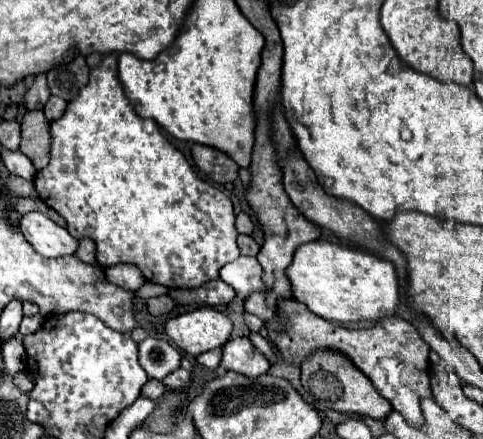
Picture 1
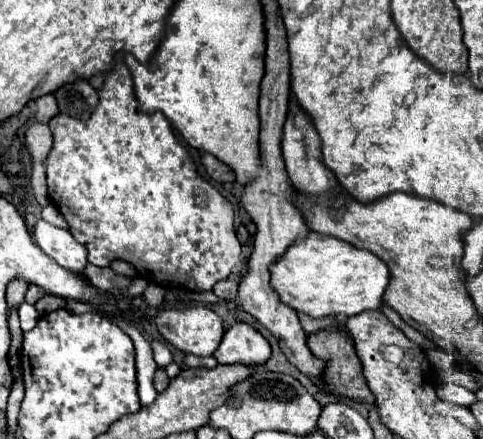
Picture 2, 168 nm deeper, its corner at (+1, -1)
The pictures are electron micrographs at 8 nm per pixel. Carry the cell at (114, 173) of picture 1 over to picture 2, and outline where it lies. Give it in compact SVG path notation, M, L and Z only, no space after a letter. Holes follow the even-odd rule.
M116 57L114 59L114 67L106 73L104 77L104 85L102 89L98 91L98 105L94 107L92 115L88 121L78 121L78 119L70 119L66 115L56 115L52 121L50 121L50 129L52 129L52 135L54 135L54 147L46 159L46 173L48 173L48 197L50 201L58 207L58 211L62 213L62 217L66 219L68 223L68 229L70 233L76 237L78 243L82 243L86 249L88 249L88 261L92 265L98 265L98 267L108 267L114 259L122 259L122 261L128 261L132 263L134 267L138 267L138 273L154 273L154 275L140 275L144 279L150 277L152 283L164 287L164 289L184 289L184 291L190 291L190 293L198 293L198 291L212 291L212 287L226 279L232 269L242 261L242 245L240 241L236 239L236 231L234 231L234 209L232 209L232 203L222 197L208 181L204 181L198 171L196 171L196 165L192 161L192 157L188 155L188 151L178 143L174 131L172 131L172 125L166 121L166 117L162 113L142 113L138 109L138 103L136 103L136 97L134 97L134 91L132 91L132 77L130 77L130 71L124 63L122 57Z

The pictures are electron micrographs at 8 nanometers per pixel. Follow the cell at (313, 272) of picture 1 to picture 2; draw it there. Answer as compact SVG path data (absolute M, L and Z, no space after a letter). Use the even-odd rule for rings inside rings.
M310 233L310 237L306 237L306 241L298 241L298 245L292 245L282 255L282 261L274 263L270 285L274 285L274 289L280 293L282 301L286 301L286 305L290 305L298 313L306 313L310 317L328 317L328 315L330 317L338 317L338 315L352 317L362 311L380 309L382 295L388 287L388 281L390 281L388 265L382 259L378 259L374 253L362 251L336 237Z

